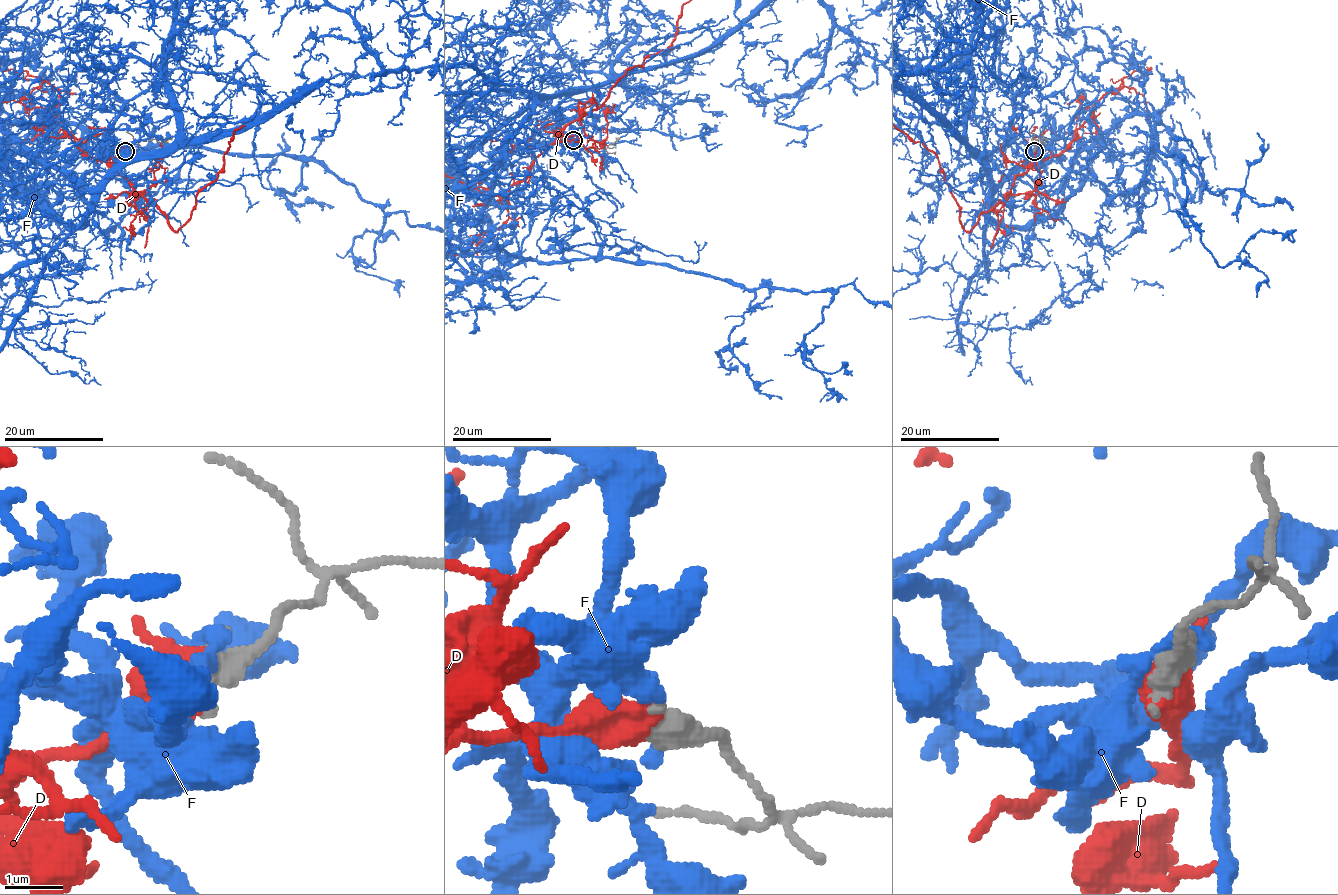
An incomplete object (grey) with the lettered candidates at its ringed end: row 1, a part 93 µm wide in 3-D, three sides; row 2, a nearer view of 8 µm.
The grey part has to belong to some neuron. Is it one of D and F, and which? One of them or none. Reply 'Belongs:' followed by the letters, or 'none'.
Belongs: D

